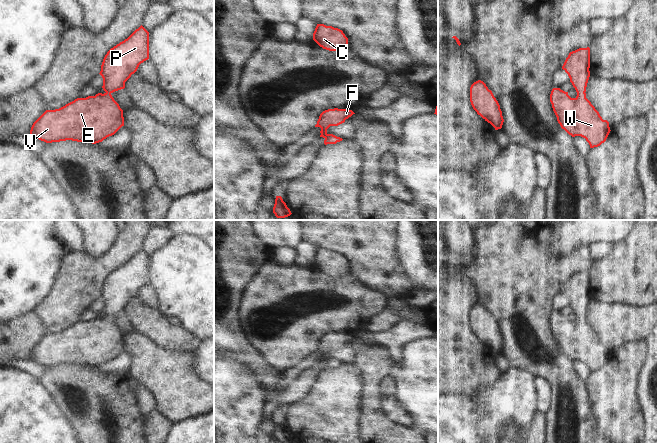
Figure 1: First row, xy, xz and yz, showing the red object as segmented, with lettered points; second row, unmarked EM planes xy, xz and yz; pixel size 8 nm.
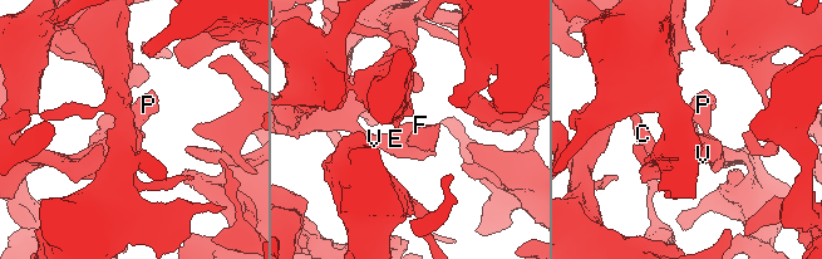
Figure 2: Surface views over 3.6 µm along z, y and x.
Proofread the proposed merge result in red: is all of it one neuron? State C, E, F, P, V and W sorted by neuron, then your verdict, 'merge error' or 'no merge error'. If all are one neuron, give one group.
groups C E F P V W; no merge error

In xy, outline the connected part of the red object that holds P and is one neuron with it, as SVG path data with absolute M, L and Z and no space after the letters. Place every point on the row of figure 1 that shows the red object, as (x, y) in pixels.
M141 25L127 39L111 48L105 55L100 75L103 78L104 94L77 98L65 106L46 110L32 125L28 136L46 143L72 140L96 144L114 135L124 126L123 110L112 97L112 93L125 88L125 82L139 65L149 59L149 32Z

